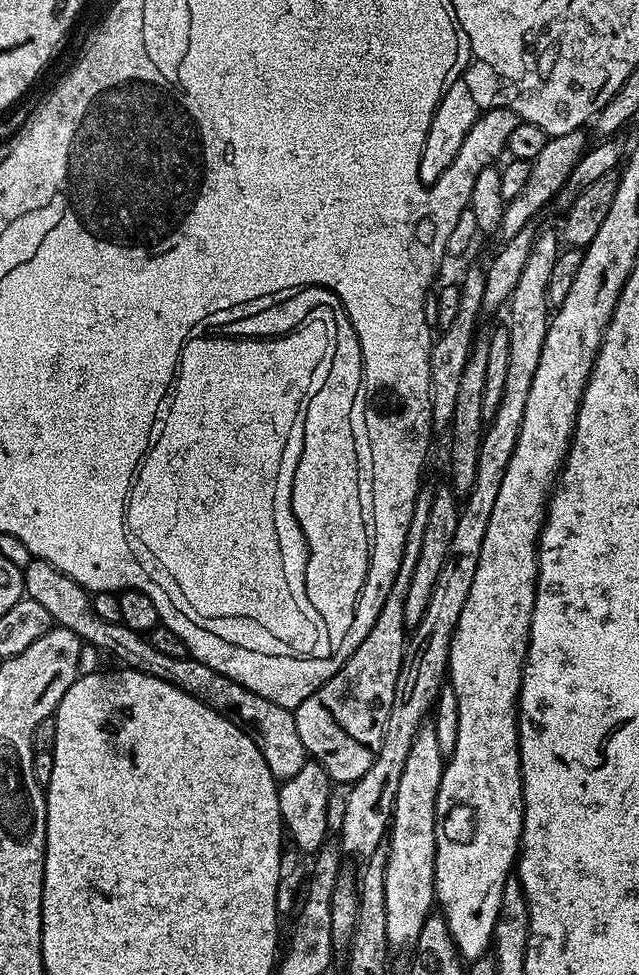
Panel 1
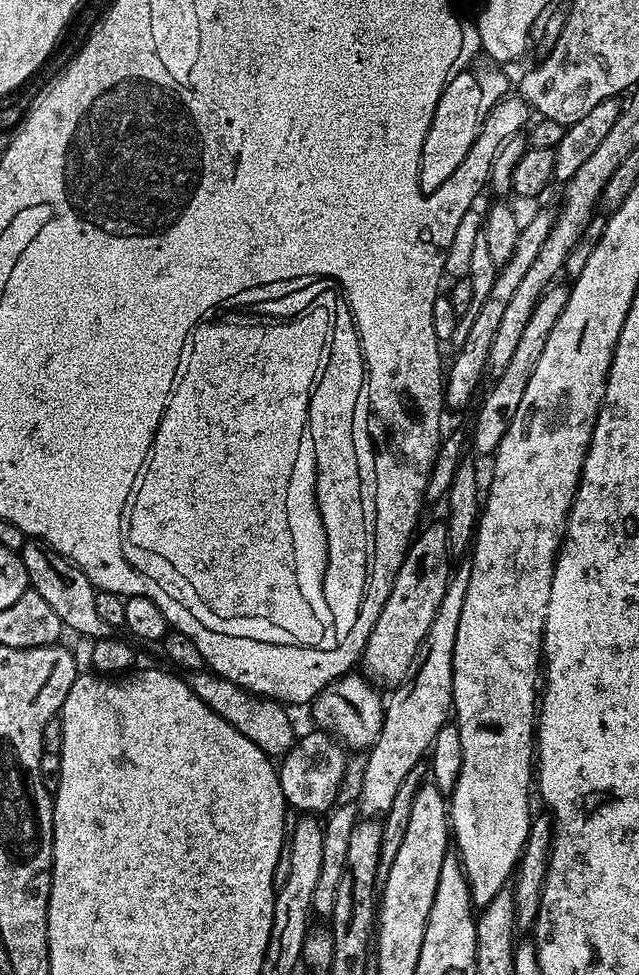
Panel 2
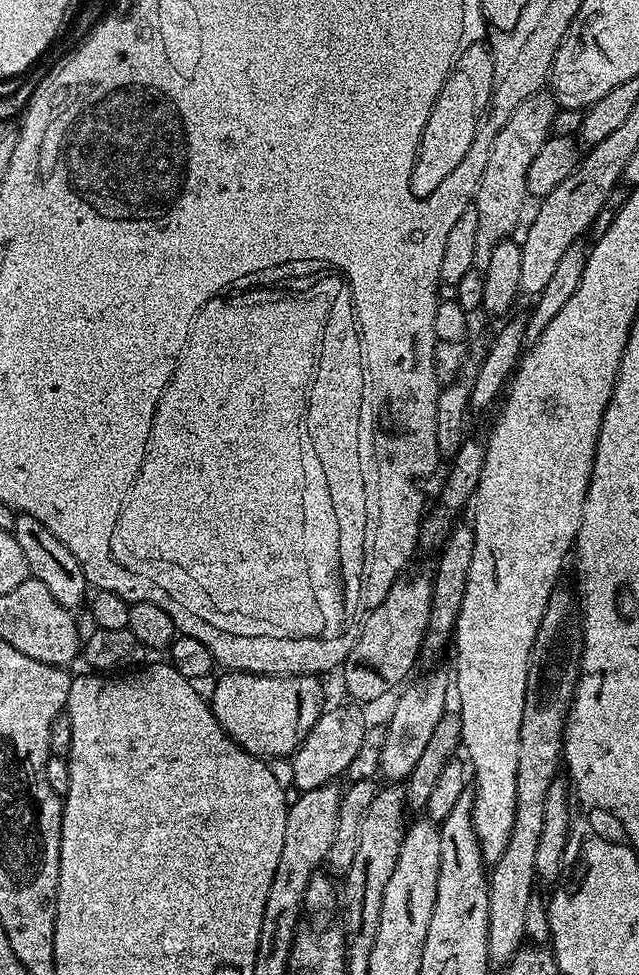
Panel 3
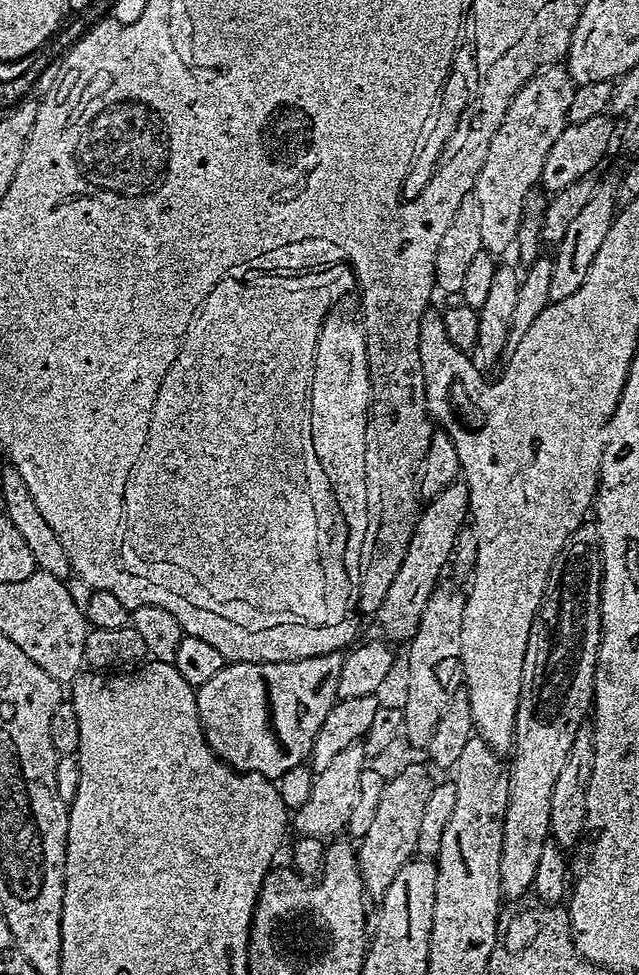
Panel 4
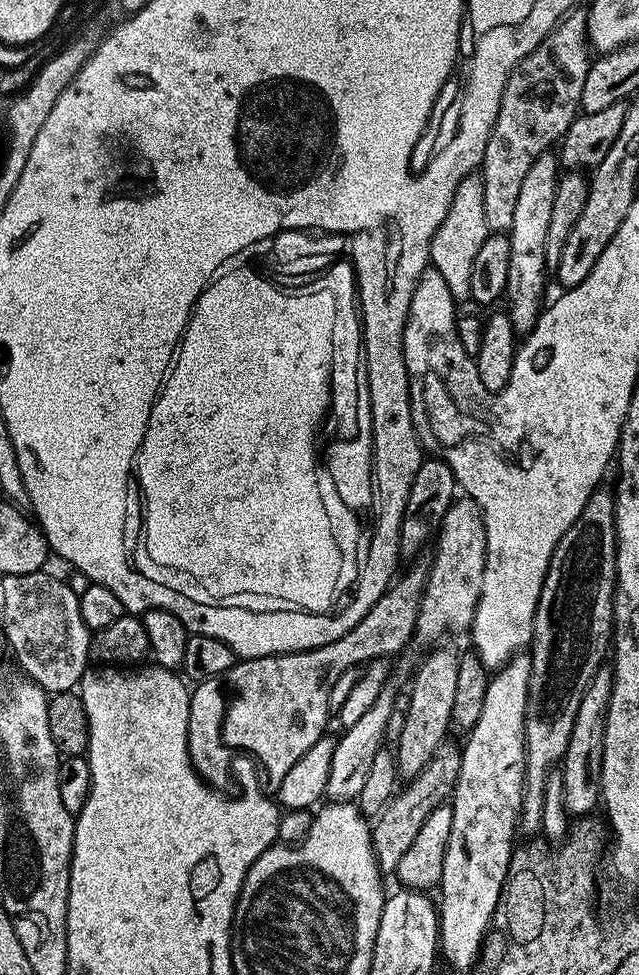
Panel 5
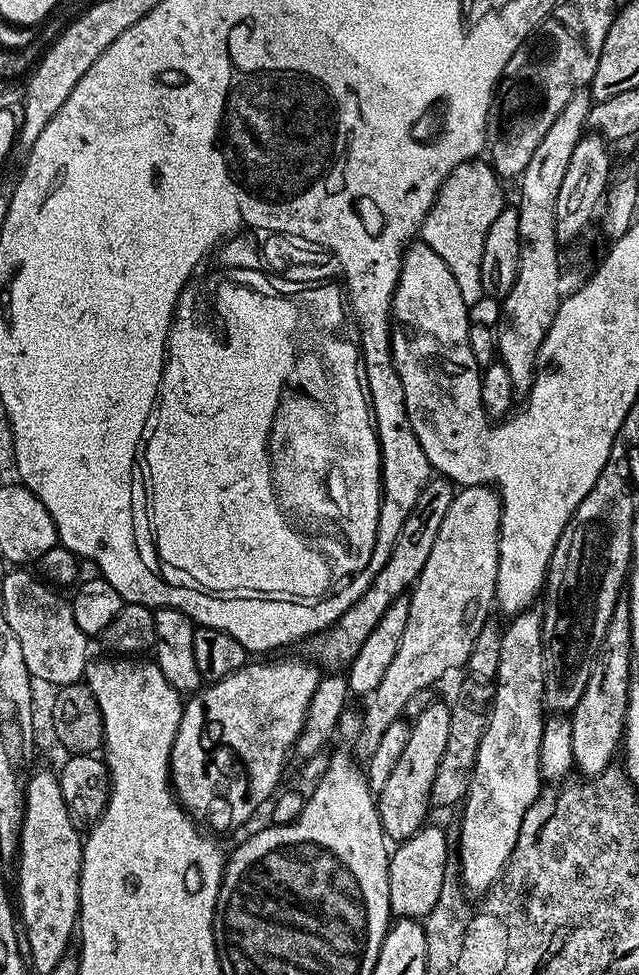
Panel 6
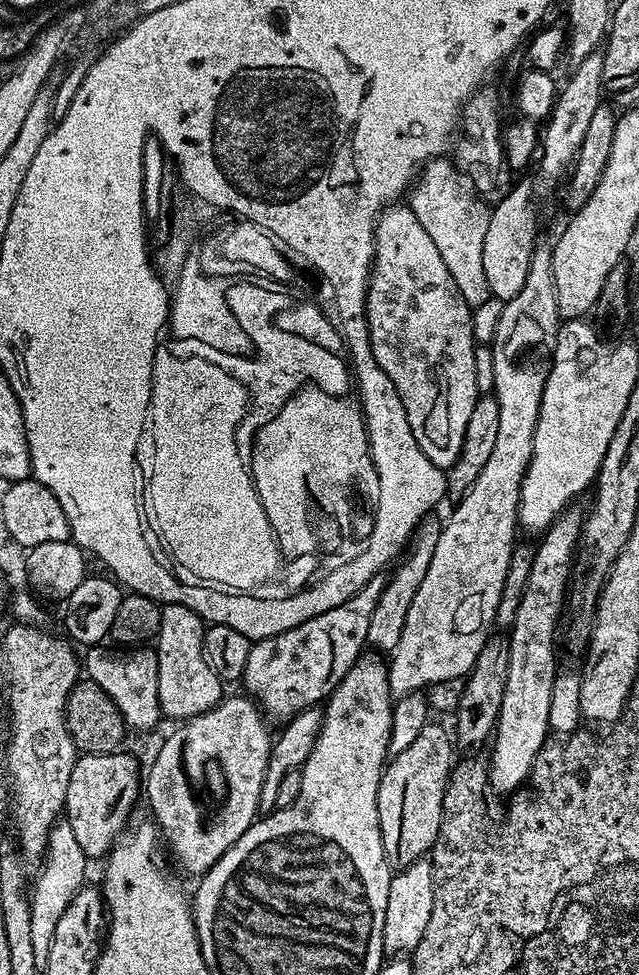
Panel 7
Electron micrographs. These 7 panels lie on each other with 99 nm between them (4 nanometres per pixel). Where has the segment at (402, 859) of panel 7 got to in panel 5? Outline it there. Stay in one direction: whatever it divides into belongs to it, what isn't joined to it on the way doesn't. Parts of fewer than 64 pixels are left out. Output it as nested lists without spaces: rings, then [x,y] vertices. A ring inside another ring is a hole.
[[[436,646],[432,652],[416,668],[416,677],[412,680],[409,693],[409,709],[406,711],[406,722],[403,723],[401,736],[394,742],[394,759],[396,771],[405,781],[412,780],[430,762],[430,758],[438,750],[438,746],[445,743],[447,732],[452,728],[452,711],[454,710],[454,690],[458,690],[458,666],[460,656],[452,653],[448,648]]]

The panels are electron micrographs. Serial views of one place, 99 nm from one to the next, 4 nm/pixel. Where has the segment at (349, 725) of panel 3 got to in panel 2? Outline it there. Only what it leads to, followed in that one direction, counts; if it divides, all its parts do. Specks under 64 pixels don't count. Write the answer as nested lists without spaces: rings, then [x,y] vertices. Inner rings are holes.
[[[311,730],[299,737],[278,764],[285,805],[296,814],[327,814],[337,806],[339,786],[349,757],[339,740],[327,732]]]

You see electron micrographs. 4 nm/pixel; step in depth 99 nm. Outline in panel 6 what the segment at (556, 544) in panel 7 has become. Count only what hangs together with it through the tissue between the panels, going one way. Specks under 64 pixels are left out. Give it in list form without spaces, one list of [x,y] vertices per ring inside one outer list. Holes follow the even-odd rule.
[[[533,606],[517,612],[502,634],[502,658],[498,658],[498,670],[494,687],[496,693],[490,696],[490,711],[486,734],[482,734],[482,746],[478,746],[478,760],[474,762],[474,774],[462,801],[464,813],[460,816],[460,872],[459,879],[469,893],[487,893],[500,879],[508,865],[510,854],[518,842],[518,830],[522,818],[526,818],[533,804],[541,799],[540,763],[538,754],[542,746],[542,730],[546,721],[544,706],[544,683],[542,682],[542,622],[541,609]]]

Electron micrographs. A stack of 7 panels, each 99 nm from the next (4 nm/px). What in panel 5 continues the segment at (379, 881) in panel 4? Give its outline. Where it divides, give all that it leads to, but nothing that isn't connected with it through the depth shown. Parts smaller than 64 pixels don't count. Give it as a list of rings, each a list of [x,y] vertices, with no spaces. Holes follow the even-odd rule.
[[[451,742],[440,744],[422,771],[415,778],[407,781],[384,807],[384,811],[375,817],[371,825],[372,849],[381,873],[395,873],[398,862],[402,862],[402,854],[410,850],[410,845],[414,843],[418,830],[422,830],[422,822],[426,822],[426,818],[430,818],[431,812],[438,806],[451,801],[462,766],[460,754],[461,749],[457,745],[455,748]]]

